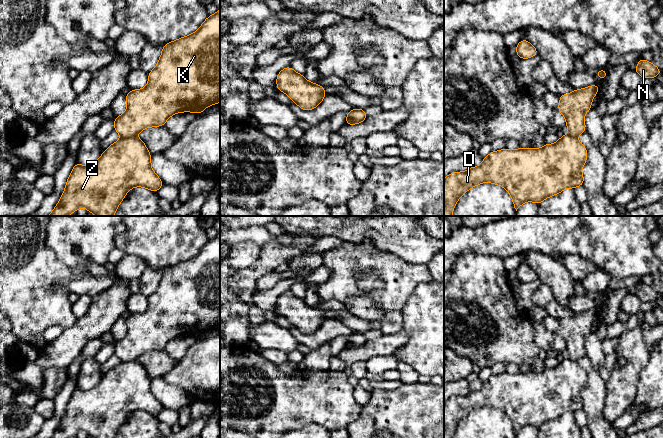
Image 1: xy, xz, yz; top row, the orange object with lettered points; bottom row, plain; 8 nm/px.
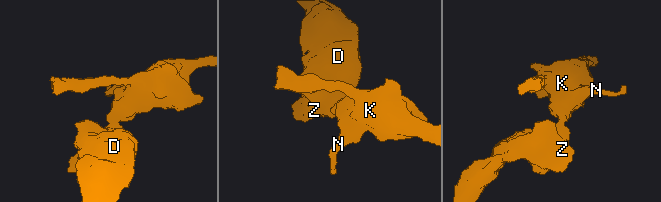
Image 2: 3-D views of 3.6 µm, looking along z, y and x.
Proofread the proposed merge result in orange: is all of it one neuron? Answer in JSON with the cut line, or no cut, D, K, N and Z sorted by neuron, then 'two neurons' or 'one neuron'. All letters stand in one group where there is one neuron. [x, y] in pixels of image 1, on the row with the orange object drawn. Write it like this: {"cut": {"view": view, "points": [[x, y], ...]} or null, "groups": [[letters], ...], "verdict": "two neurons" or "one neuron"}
{"cut": {"view": "xy", "points": [[135, 135], [122, 138]]}, "groups": [["D", "Z"], ["K", "N"]], "verdict": "two neurons"}

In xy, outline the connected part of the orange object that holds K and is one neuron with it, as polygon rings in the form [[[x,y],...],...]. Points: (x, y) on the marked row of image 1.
[[[220,9],[214,15],[208,16],[193,34],[165,44],[157,66],[148,75],[147,86],[143,89],[130,90],[125,96],[126,111],[115,118],[114,130],[122,138],[136,136],[148,127],[164,126],[167,119],[176,113],[201,114],[206,107],[220,102]]]

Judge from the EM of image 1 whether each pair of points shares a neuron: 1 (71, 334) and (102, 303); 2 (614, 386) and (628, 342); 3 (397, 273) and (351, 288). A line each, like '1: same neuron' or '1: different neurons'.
1: same neuron
2: same neuron
3: same neuron

